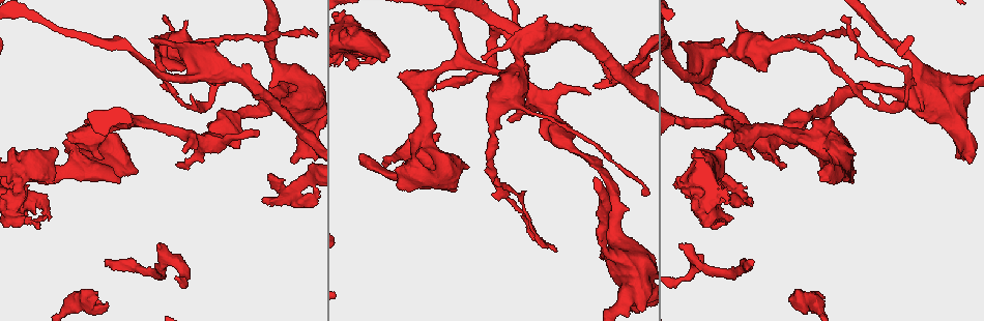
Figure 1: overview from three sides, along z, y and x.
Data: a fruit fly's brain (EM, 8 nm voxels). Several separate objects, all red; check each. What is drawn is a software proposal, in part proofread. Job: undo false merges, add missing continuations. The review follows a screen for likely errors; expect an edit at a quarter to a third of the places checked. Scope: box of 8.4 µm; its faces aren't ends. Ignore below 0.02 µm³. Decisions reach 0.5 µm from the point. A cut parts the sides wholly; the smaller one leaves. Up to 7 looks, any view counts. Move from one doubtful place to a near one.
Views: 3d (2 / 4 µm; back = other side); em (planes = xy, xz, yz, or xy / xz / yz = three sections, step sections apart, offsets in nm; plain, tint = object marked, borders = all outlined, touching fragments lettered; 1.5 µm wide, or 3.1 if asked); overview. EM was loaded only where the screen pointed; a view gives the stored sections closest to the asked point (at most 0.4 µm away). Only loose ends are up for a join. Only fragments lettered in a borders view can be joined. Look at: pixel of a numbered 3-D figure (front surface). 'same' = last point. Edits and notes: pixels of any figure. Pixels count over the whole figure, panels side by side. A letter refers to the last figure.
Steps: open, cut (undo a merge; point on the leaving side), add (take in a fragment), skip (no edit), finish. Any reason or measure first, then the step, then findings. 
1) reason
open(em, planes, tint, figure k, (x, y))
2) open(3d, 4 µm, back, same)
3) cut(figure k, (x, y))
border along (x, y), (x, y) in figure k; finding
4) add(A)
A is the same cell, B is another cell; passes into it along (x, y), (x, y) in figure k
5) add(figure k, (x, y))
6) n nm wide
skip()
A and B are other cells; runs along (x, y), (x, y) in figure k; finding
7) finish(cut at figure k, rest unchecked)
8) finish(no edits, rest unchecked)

thick end
open(em, yz, step 4, borders, figure 1, (52, 148))

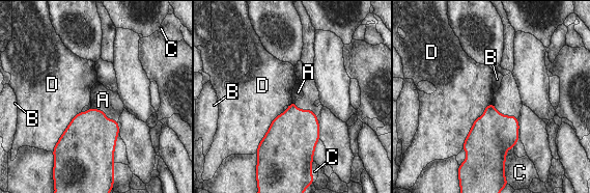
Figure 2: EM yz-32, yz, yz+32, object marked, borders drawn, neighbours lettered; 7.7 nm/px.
cut it another way
open(em, planes, borders, same)

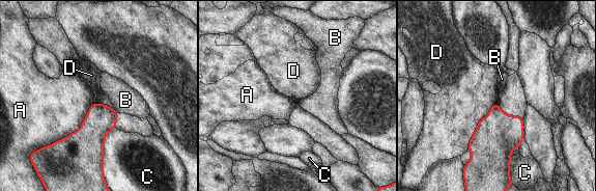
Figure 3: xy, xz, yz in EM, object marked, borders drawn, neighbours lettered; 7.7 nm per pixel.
skip()
A, B, C and D are other cells; border along (497, 103), (479, 121), (465, 149) in figure 3; none of them fits

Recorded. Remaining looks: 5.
free end
open(3d, 4 µm, figure 1, (439, 87))

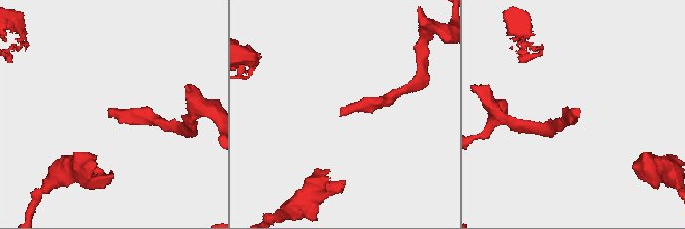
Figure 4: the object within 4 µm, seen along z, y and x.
open(em, planes, borders, figure 4, (579, 109))

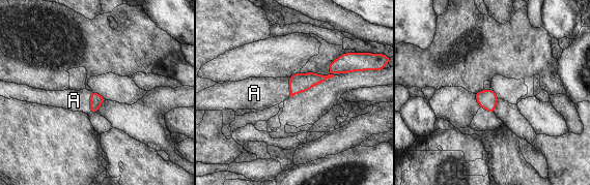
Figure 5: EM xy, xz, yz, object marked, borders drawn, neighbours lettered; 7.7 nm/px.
A touches over 160 nm
add(A)
A is the same cell; it goes on there

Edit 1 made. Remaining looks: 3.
an open end
open(em, planes, plain, figure 1, (595, 85))

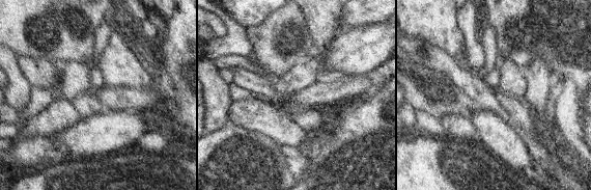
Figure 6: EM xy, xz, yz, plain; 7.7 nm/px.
open(em, planes, tint, same)

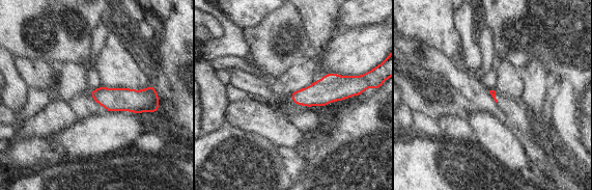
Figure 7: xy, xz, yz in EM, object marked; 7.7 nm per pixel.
open(em, planes, borders, same)

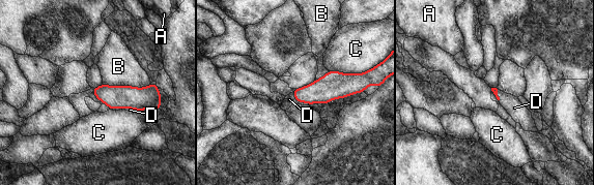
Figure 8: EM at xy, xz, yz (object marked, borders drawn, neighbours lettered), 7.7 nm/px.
B touches over 380 nm
add(D)
D is the same cell, A, B and C are other cells; the neuron continues

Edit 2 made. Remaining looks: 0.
finish(add at figure 5, add at figure 8, rest unchecked)

